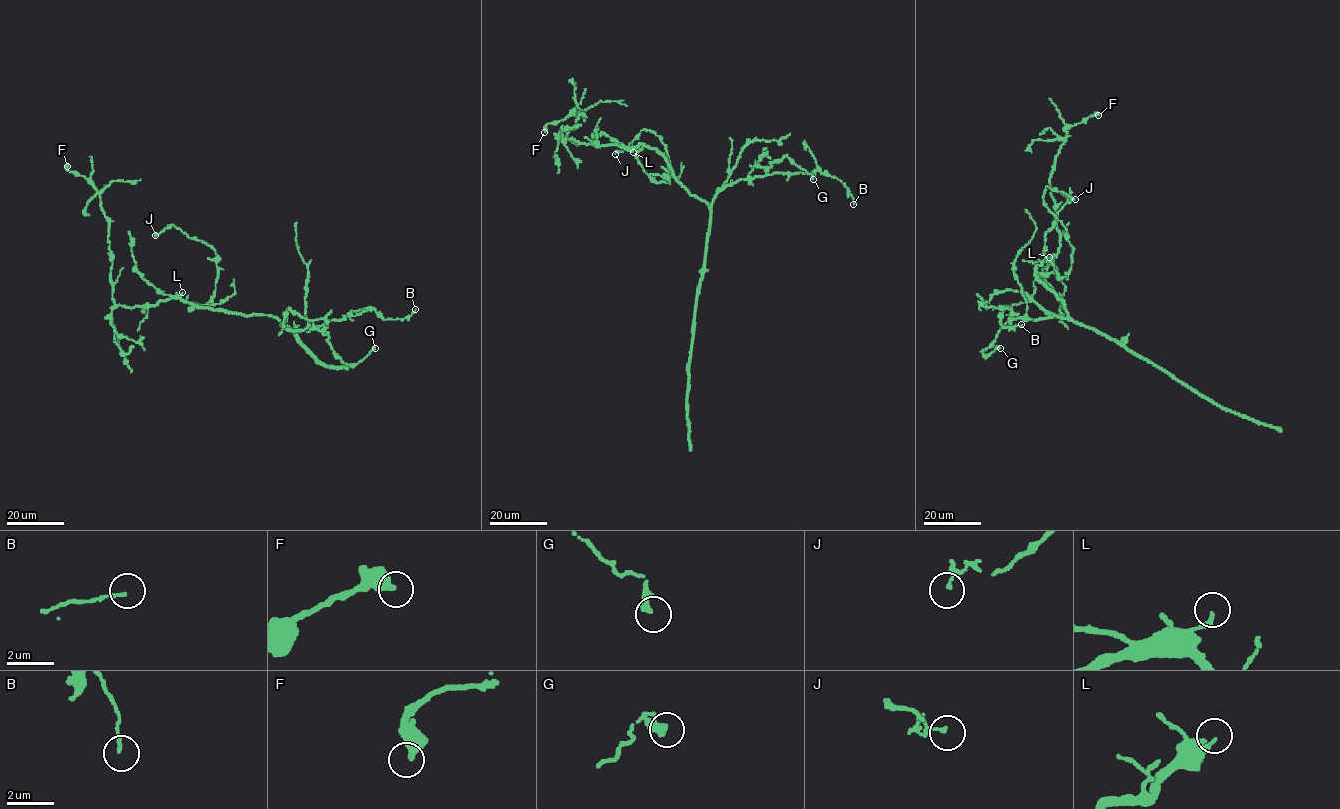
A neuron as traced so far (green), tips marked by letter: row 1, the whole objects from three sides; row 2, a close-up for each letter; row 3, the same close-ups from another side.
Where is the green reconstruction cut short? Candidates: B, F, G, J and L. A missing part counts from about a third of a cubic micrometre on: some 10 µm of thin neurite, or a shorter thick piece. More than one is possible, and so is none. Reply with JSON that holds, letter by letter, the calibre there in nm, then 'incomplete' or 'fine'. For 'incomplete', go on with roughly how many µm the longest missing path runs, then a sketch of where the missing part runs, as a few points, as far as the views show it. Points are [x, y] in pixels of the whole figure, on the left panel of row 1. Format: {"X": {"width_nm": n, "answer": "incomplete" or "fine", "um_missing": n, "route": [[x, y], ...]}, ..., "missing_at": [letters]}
{"B": {"width_nm": 120, "answer": "fine"}, "F": {"width_nm": 500, "answer": "fine"}, "G": {"width_nm": 300, "answer": "fine"}, "J": {"width_nm": 90, "answer": "fine"}, "L": {"width_nm": 140, "answer": "fine"}, "missing_at": []}

